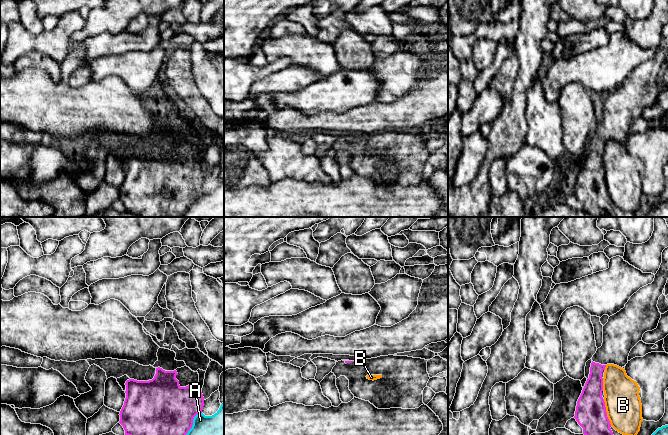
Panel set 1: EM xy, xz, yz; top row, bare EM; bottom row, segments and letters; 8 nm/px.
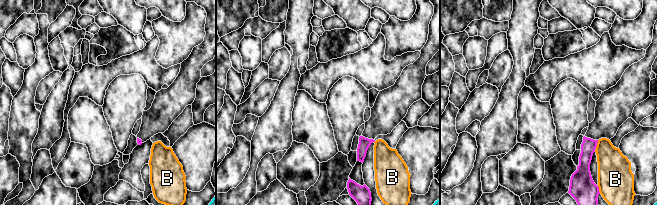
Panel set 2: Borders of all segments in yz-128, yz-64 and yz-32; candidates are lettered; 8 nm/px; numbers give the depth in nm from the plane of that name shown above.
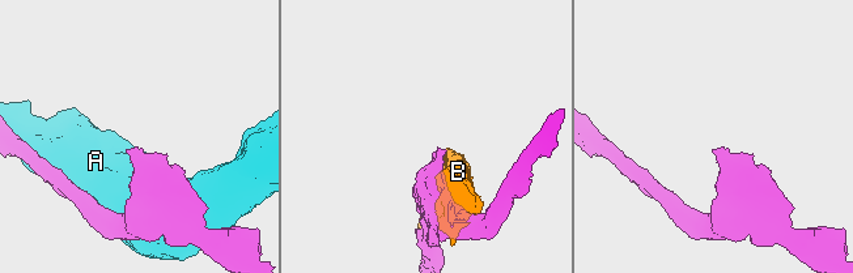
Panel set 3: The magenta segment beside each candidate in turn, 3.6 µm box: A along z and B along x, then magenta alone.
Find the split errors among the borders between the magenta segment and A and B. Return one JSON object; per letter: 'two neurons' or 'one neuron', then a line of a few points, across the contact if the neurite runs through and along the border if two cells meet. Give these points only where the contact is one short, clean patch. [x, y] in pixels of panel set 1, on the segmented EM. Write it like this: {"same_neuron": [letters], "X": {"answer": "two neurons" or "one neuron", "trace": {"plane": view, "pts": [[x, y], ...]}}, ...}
{"same_neuron": [], "A": {"answer": "two neurons"}, "B": {"answer": "two neurons"}}

